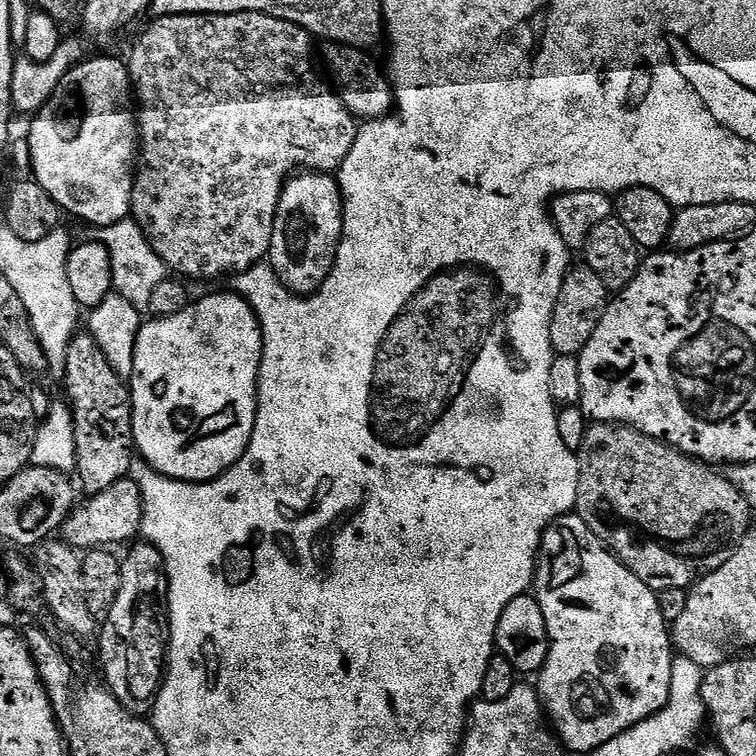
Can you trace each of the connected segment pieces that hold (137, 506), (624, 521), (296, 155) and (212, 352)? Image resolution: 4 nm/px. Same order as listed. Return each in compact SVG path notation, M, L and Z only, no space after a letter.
M131 478L119 480L110 490L99 492L97 496L88 496L69 516L62 529L62 536L67 543L77 550L95 550L135 541L141 535L142 494L136 481Z
M593 423L584 434L578 459L580 481L575 515L590 526L601 545L657 594L665 594L671 588L691 589L697 580L718 570L718 566L722 566L728 555L735 551L736 543L750 530L748 523L754 516L754 509L724 474L703 460L687 456L636 428Z
M257 12L218 14L217 16L161 16L140 36L132 48L132 57L127 57L128 74L132 78L135 99L138 101L138 167L136 185L132 191L131 219L144 231L150 246L162 258L173 273L181 277L193 276L196 280L212 280L215 276L239 274L261 263L268 255L274 234L274 218L285 184L293 174L301 170L339 173L350 146L358 131L358 121L350 114L340 93L331 83L323 84L312 61L313 36L294 22L279 20Z
M235 291L193 299L178 314L141 323L134 350L132 438L139 459L172 480L205 484L234 466L248 449L256 421L256 387L264 353L264 329L247 300Z

